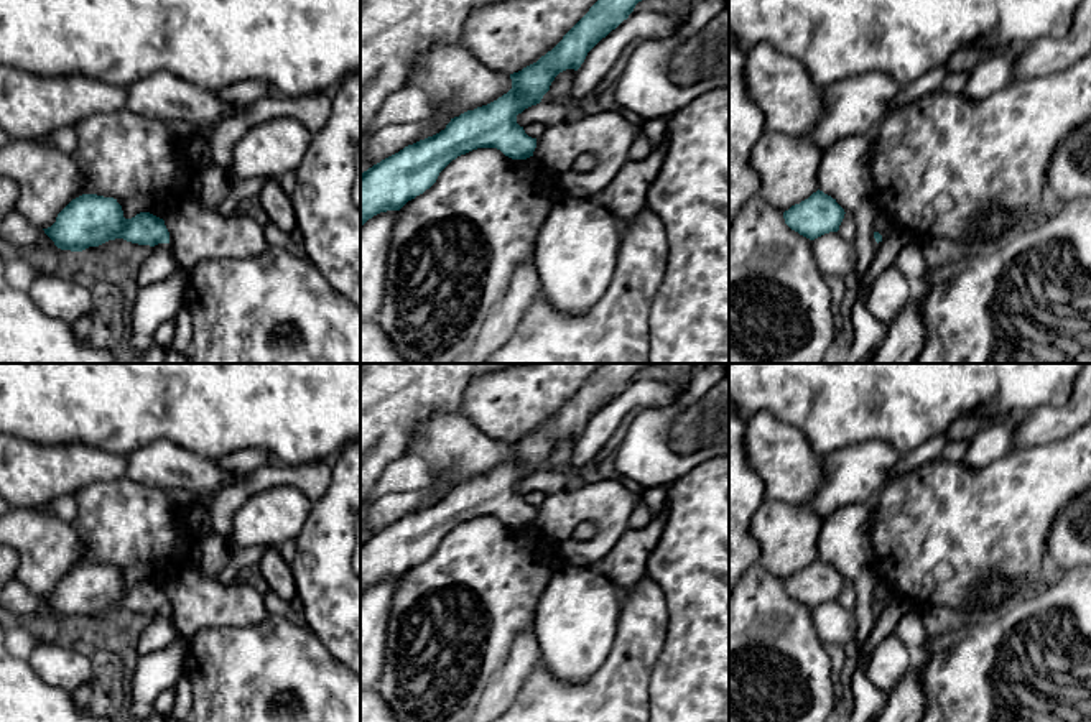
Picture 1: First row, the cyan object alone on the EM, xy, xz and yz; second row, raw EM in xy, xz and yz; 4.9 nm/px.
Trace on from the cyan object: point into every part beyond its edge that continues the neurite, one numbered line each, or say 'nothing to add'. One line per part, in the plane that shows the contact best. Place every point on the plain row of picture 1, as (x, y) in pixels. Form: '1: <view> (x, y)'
nothing to add

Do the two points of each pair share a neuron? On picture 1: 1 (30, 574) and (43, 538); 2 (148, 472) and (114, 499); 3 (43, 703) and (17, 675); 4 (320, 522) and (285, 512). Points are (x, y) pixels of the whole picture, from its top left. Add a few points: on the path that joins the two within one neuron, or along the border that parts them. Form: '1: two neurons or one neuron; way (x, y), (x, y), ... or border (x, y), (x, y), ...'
1: one neuron; way (38, 566), (43, 561), (43, 546)
2: two neurons; border (124, 476), (142, 484), (162, 487), (168, 494)
3: one neuron; way (37, 696), (22, 681)
4: two neurons; border (313, 504), (295, 541)

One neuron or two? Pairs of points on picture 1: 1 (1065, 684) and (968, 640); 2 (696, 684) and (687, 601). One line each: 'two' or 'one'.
1: one
2: one

